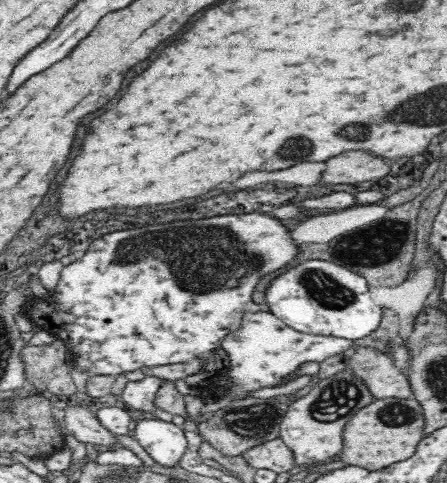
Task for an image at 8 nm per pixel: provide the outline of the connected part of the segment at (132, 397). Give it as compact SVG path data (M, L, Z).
M146 376L142 380L138 380L138 382L128 381L121 395L124 406L134 411L155 414L158 419L165 422L173 422L173 414L158 407L155 403L156 392L158 392L160 384L162 384L160 379L152 376Z

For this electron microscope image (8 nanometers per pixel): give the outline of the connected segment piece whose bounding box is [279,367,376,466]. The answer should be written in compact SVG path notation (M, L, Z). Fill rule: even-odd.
M346 367L330 378L322 378L308 394L287 407L279 425L279 438L292 449L296 464L326 463L342 450L344 428L352 415L375 400L367 383Z

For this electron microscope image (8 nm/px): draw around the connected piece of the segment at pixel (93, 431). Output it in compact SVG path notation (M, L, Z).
M67 406L63 411L63 431L65 435L73 436L80 442L92 442L96 445L115 447L113 433L104 427L92 413L84 406Z

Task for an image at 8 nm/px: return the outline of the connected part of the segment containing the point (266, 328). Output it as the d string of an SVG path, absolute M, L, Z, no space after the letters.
M246 311L240 328L236 332L227 334L220 346L220 348L223 348L226 352L228 352L232 365L230 368L224 368L224 370L217 371L218 376L232 377L234 383L236 384L236 387L230 390L230 396L222 396L222 399L232 397L235 400L240 400L245 398L245 394L248 391L264 387L274 388L274 386L277 386L280 382L282 382L283 378L294 371L300 363L306 361L316 361L320 363L324 360L324 358L328 358L331 354L342 352L349 346L352 346L352 344L353 341L347 338L304 334L302 332L298 332L297 330L286 326L270 311Z

